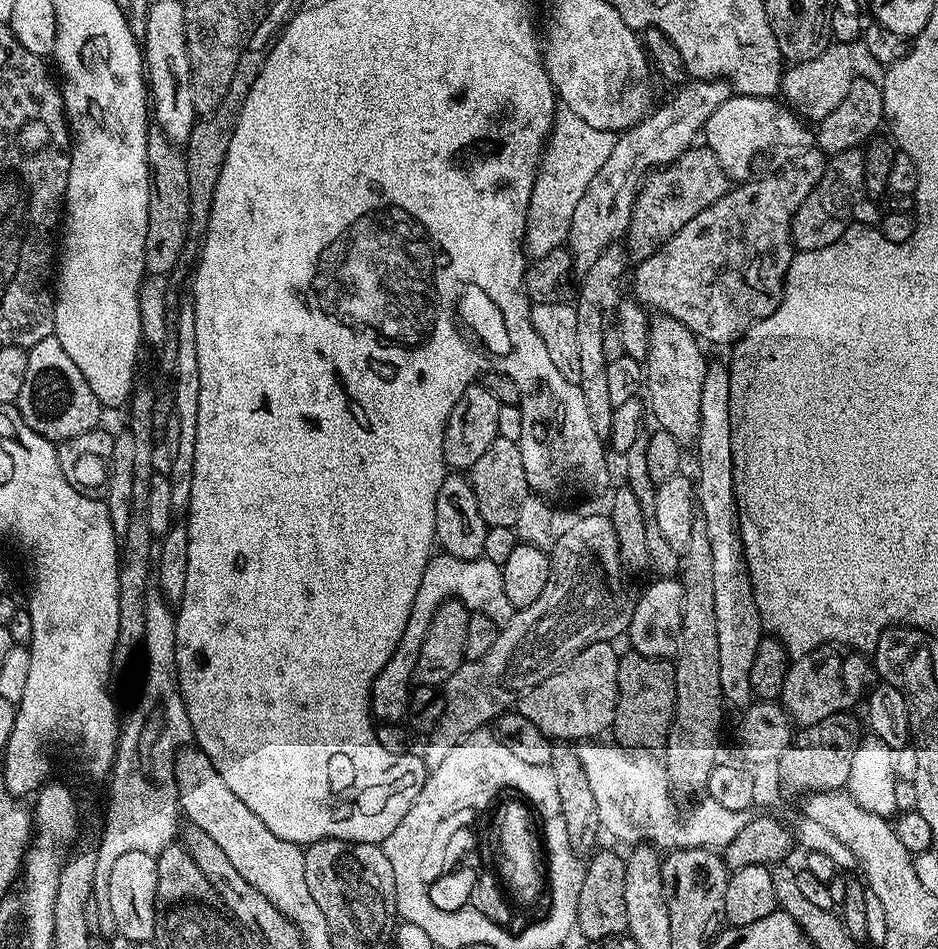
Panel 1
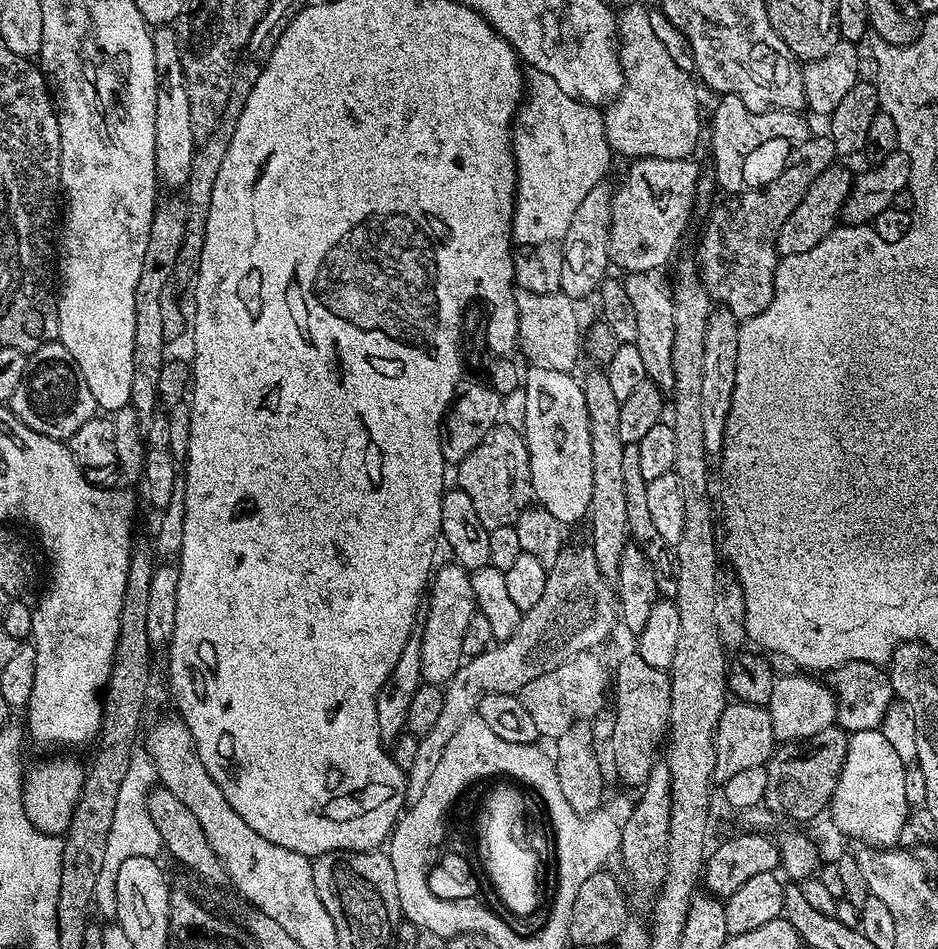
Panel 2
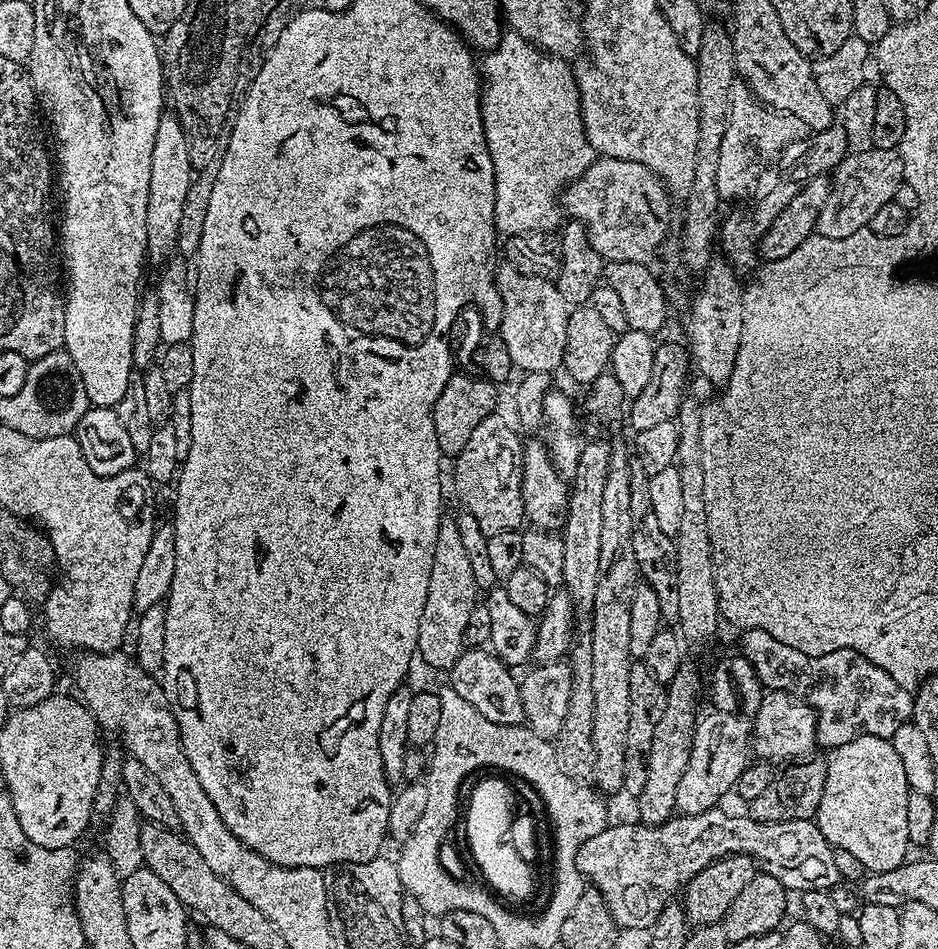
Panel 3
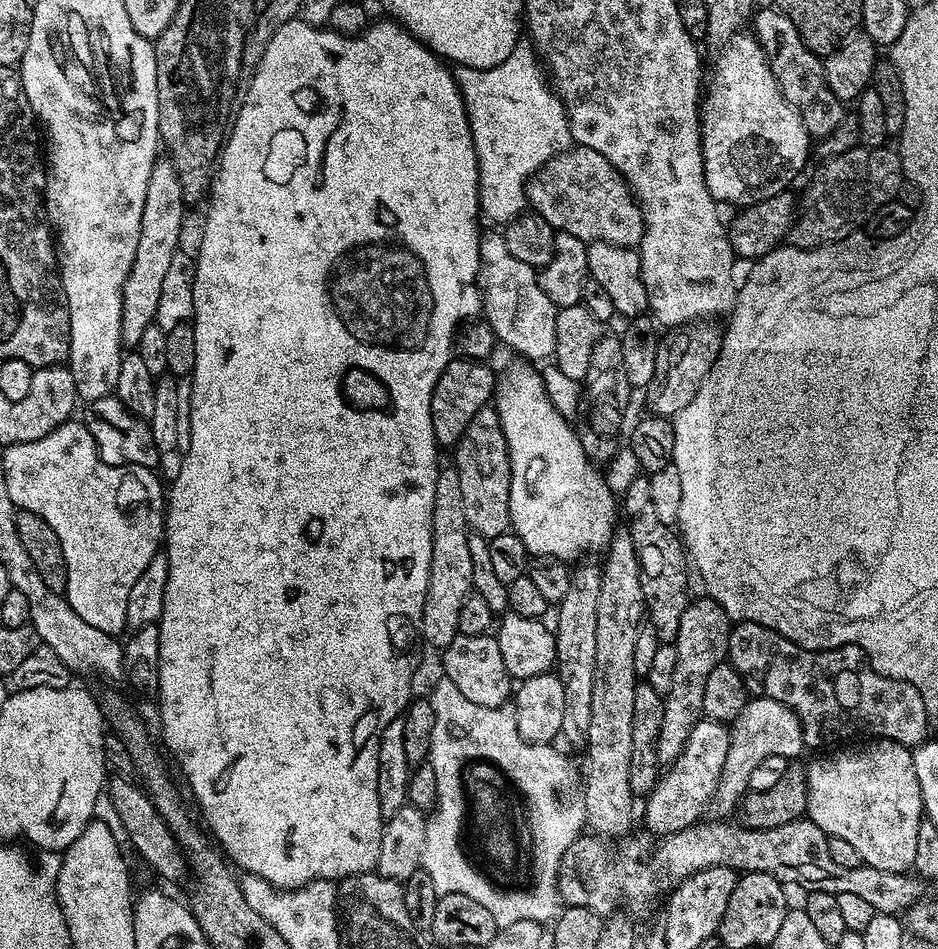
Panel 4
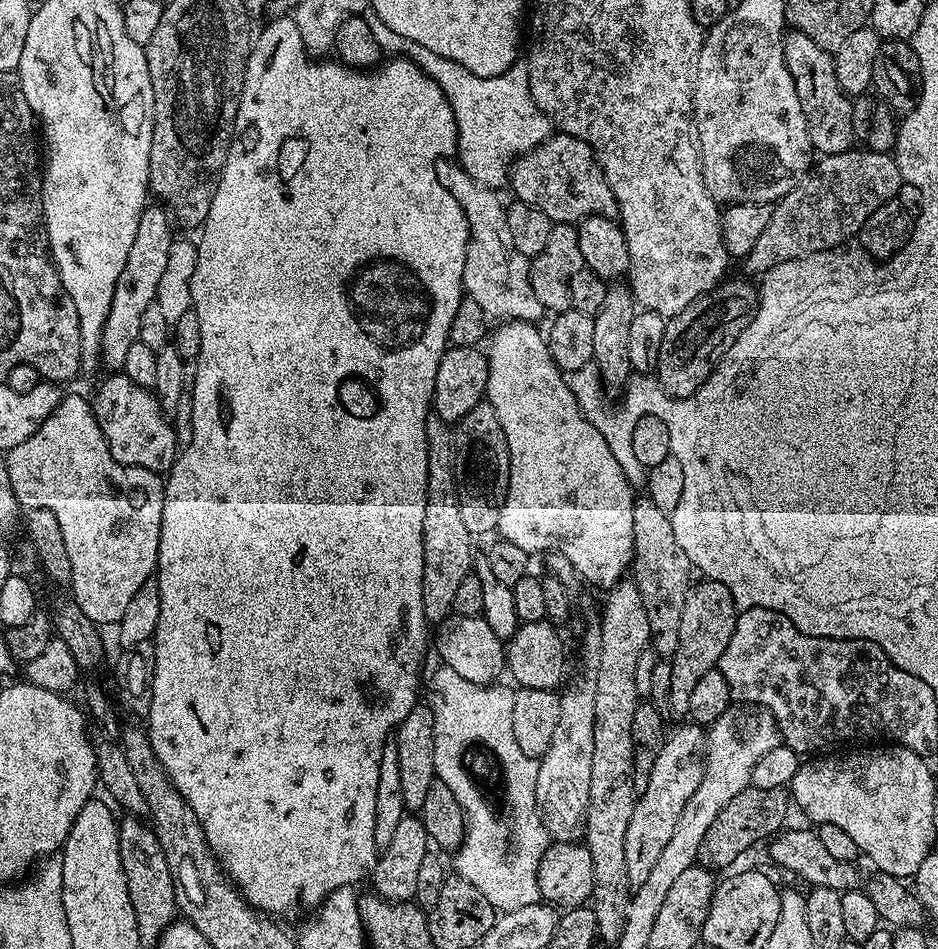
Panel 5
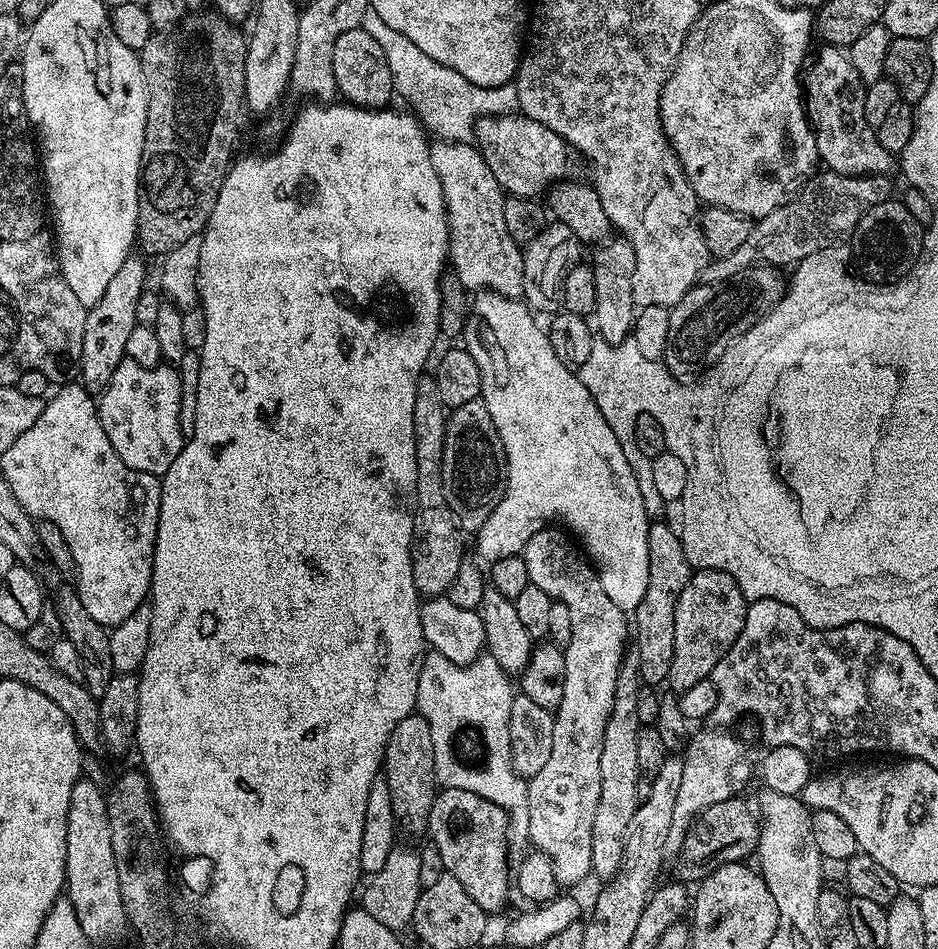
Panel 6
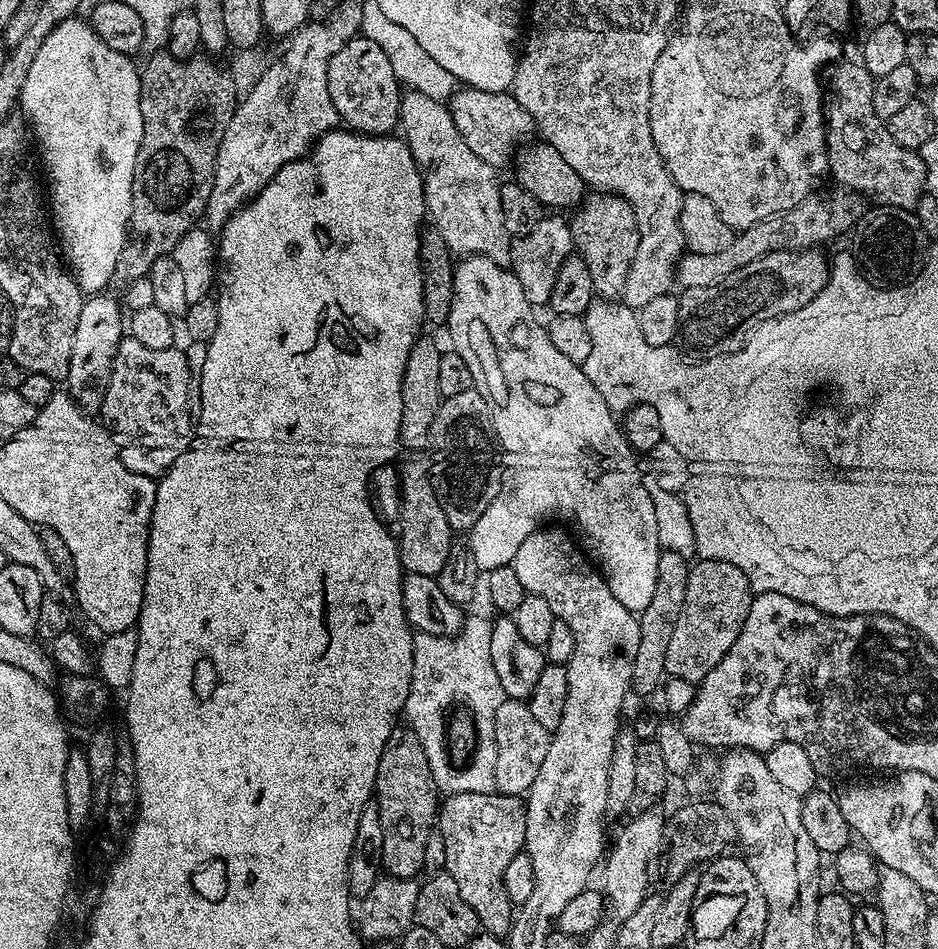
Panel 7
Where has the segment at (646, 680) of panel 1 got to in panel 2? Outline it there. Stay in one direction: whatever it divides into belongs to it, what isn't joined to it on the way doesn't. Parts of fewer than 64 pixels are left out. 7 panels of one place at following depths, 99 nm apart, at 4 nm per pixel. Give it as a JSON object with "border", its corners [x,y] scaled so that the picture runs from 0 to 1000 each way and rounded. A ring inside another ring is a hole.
{"border":[[[676,685],[655,700],[655,751],[656,806],[658,820],[662,827],[671,826],[675,832],[686,830],[693,811],[701,804],[699,791],[705,791],[713,768],[714,736],[716,734],[716,714],[707,704],[690,700]]]}

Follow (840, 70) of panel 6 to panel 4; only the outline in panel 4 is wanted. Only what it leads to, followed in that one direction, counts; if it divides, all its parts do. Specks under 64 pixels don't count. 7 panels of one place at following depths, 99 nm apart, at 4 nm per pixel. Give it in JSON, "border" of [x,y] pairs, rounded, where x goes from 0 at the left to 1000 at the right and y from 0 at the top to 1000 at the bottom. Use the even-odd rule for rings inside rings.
{"border":[[[820,6],[805,14],[804,36],[819,58],[819,68],[827,79],[833,95],[842,109],[849,114],[850,120],[855,124],[862,144],[877,145],[885,141],[893,129],[902,120],[901,111],[886,97],[881,86],[878,65],[875,60],[869,59],[855,44],[851,32],[846,32],[846,23],[838,19],[826,7]]]}

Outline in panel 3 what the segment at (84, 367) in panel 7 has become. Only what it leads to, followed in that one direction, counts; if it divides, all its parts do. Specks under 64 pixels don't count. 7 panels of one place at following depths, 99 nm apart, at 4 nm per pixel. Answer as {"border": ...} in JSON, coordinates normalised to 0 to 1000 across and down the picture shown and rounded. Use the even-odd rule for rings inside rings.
{"border":[[[186,120],[172,121],[168,137],[164,141],[164,158],[160,161],[160,204],[156,213],[156,270],[168,280],[174,279],[188,266],[190,237],[194,230],[194,216],[198,213],[198,200],[207,178],[198,158],[198,143]]]}

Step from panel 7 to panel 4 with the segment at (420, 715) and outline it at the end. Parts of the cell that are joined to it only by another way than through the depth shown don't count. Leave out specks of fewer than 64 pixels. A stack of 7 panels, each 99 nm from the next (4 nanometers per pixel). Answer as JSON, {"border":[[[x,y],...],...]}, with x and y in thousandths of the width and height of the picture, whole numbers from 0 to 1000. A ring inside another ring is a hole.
{"border":[[[469,714],[469,718],[462,723],[458,737],[463,744],[463,773],[461,774],[458,803],[463,807],[465,849],[459,857],[454,875],[454,896],[450,914],[457,919],[463,934],[470,941],[497,942],[497,946],[505,946],[505,950],[518,955],[518,959],[522,959],[522,963],[527,963],[530,979],[558,969],[568,969],[577,975],[581,972],[592,970],[595,958],[599,953],[597,940],[593,937],[593,925],[599,908],[599,900],[603,900],[603,896],[608,896],[608,891],[620,877],[619,861],[615,857],[614,861],[608,852],[600,851],[597,848],[597,839],[593,836],[597,830],[597,825],[606,818],[604,799],[588,784],[562,784],[552,773],[550,751],[545,745],[510,744],[505,740],[501,740],[501,736],[493,732],[493,727],[488,727],[488,723],[484,723],[484,719],[480,719],[475,714]],[[497,813],[503,822],[518,828],[527,837],[527,841],[537,841],[542,848],[548,851],[548,858],[552,862],[557,896],[565,896],[565,902],[567,902],[567,923],[563,925],[563,929],[559,934],[550,934],[548,938],[552,938],[552,940],[548,940],[548,942],[522,938],[512,923],[503,923],[501,913],[490,902],[490,896],[487,894],[487,874],[490,872],[491,860],[490,826],[488,824],[493,824]]]}

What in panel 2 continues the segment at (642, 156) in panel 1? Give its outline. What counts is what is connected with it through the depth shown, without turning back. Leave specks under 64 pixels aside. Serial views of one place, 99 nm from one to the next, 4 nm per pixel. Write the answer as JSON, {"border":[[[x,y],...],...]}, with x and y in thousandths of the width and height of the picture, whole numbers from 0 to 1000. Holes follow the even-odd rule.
{"border":[[[641,192],[620,209],[616,221],[612,221],[612,230],[608,233],[608,242],[603,242],[599,254],[599,297],[597,307],[608,315],[622,318],[627,311],[634,309],[649,290],[648,248],[652,237],[652,204],[654,199]]]}

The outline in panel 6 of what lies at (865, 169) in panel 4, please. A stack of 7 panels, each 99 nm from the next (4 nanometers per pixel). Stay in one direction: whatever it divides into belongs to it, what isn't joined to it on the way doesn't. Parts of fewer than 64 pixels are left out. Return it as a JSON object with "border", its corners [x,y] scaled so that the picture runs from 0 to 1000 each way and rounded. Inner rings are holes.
{"border":[[[882,179],[867,184],[843,211],[829,217],[829,221],[809,229],[803,235],[795,255],[791,255],[783,268],[774,268],[756,276],[751,281],[749,298],[760,299],[783,293],[783,289],[808,278],[848,280],[855,272],[872,268],[872,263],[903,254],[923,221],[952,210],[953,202],[947,189],[942,183],[903,185]]]}

